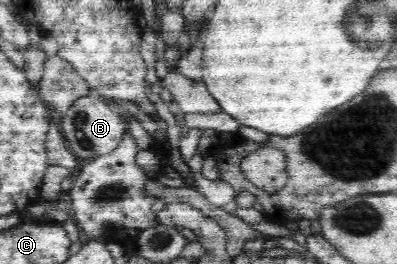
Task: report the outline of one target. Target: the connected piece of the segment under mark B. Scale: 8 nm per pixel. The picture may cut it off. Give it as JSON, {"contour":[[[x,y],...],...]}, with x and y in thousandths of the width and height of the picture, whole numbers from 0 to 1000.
{"contour":[[[229,360],[184,383],[174,420],[144,432],[169,561],[199,598],[202,625],[244,591],[282,576],[310,527],[315,455],[282,409],[282,394]]]}

